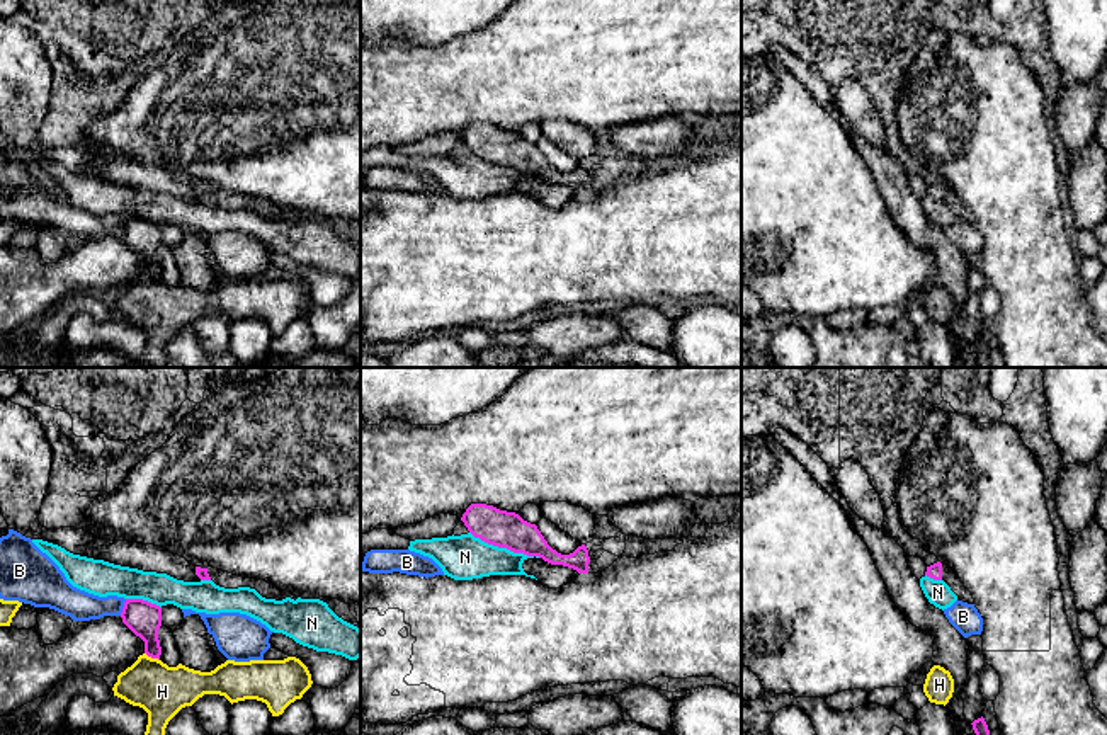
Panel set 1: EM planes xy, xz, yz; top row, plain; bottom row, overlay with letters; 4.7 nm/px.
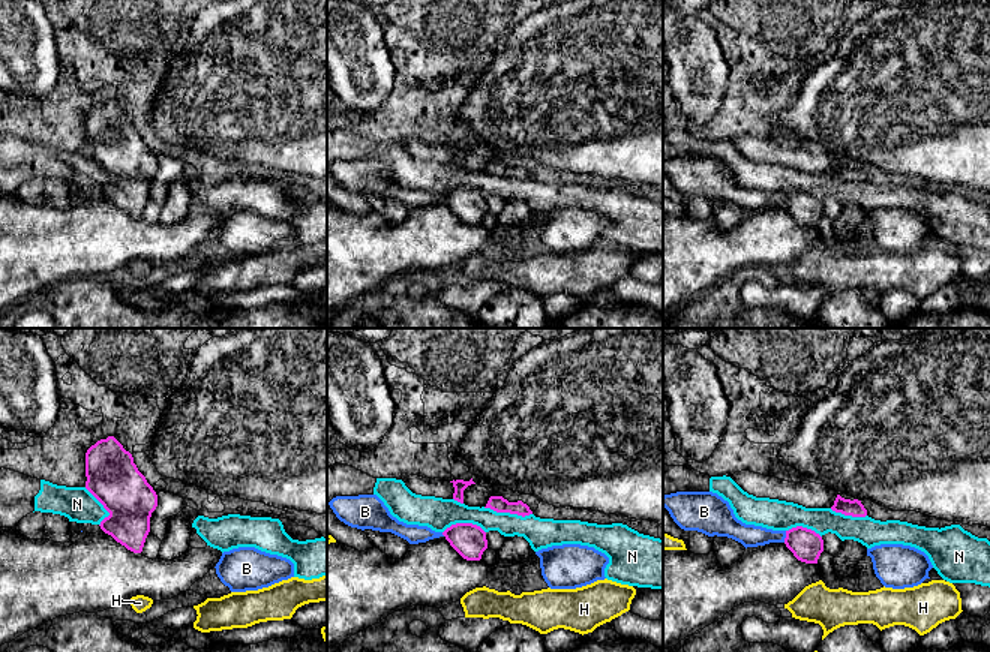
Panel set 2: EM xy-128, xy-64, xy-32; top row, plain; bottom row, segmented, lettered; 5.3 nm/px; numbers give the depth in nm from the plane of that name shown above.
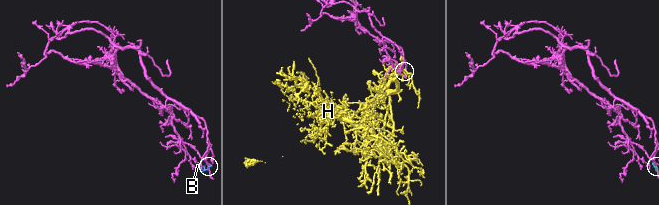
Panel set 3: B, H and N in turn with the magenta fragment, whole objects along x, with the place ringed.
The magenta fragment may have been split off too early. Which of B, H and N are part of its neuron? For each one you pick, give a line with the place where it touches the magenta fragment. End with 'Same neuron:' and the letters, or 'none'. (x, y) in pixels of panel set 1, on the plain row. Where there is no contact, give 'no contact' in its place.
Same neuron: none

